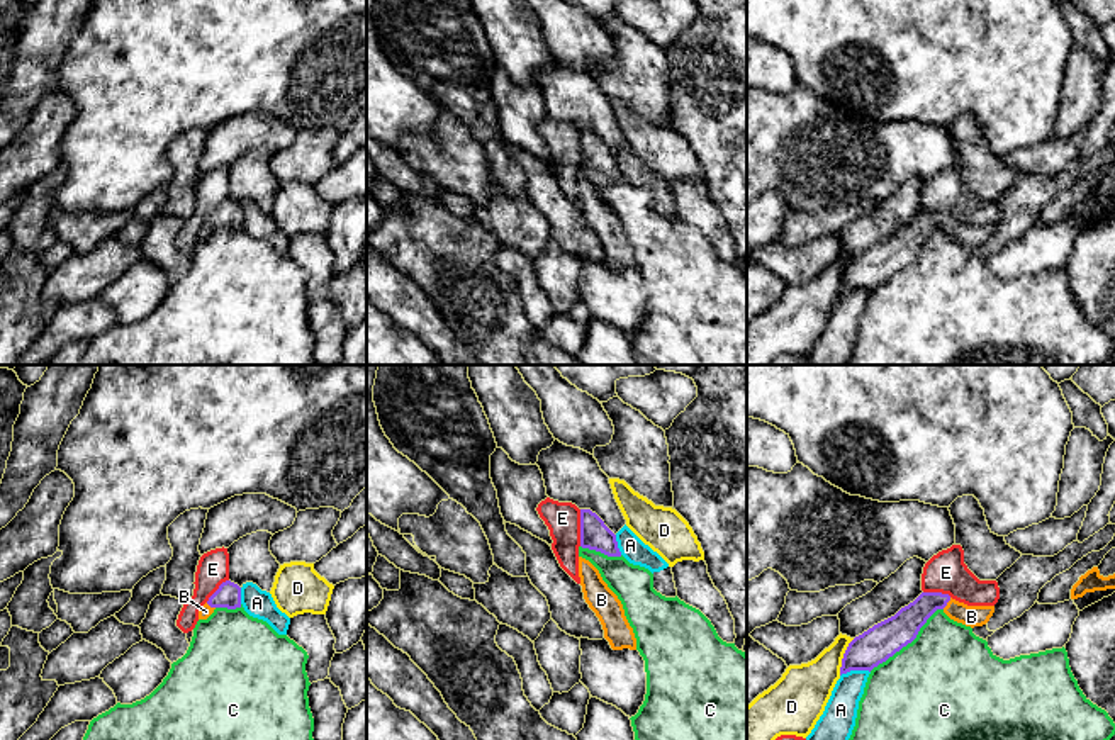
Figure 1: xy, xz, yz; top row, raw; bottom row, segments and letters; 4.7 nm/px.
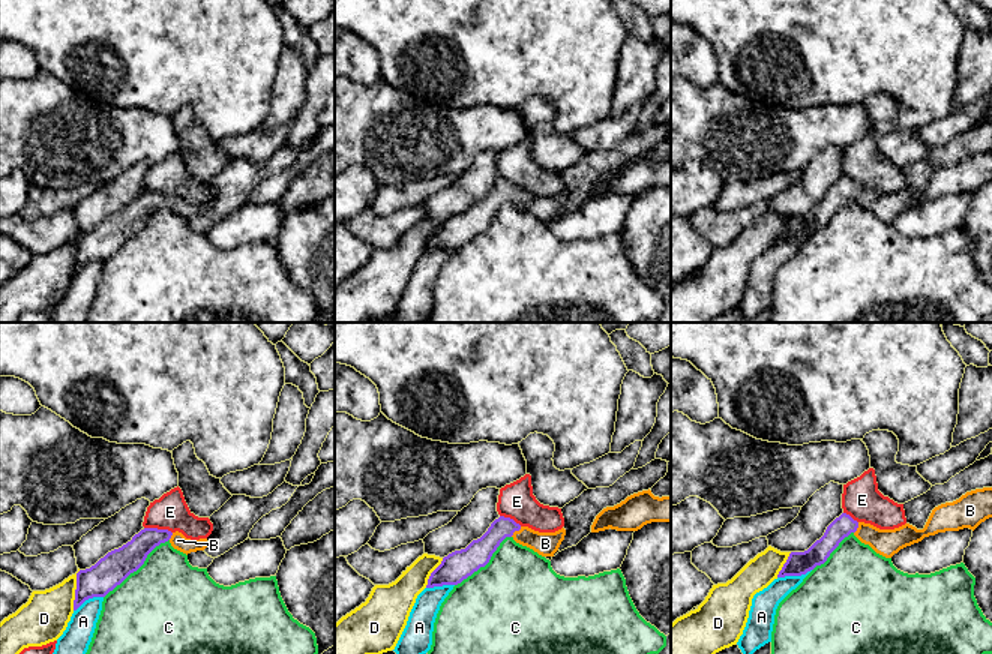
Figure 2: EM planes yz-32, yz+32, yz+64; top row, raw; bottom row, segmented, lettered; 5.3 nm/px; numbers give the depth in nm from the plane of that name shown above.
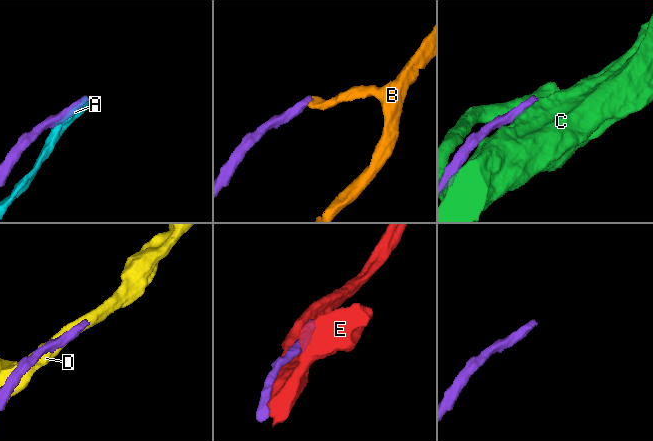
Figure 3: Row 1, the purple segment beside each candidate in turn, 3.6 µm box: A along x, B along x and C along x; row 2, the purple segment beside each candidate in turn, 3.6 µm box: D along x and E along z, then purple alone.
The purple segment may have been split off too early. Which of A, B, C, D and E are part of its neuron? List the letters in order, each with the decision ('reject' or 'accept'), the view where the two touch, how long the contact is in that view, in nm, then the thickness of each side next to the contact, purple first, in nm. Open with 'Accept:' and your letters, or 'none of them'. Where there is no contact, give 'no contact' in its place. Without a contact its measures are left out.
Accept: B
A: reject | yz | 150 nm | 170/160 nm
B: accept | yz | 70 nm | 150/100 nm
C: reject | yz | 460 nm | 170/480 nm
D: reject | yz | 190 nm | 170/260 nm
E: reject | xz | 180 nm | 140/160 nm

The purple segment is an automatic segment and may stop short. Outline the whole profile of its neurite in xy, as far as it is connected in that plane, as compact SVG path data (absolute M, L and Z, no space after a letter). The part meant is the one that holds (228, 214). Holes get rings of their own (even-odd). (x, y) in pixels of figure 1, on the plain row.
M231 200L222 202L199 231L199 239L207 239L216 227L241 227L241 207Z

